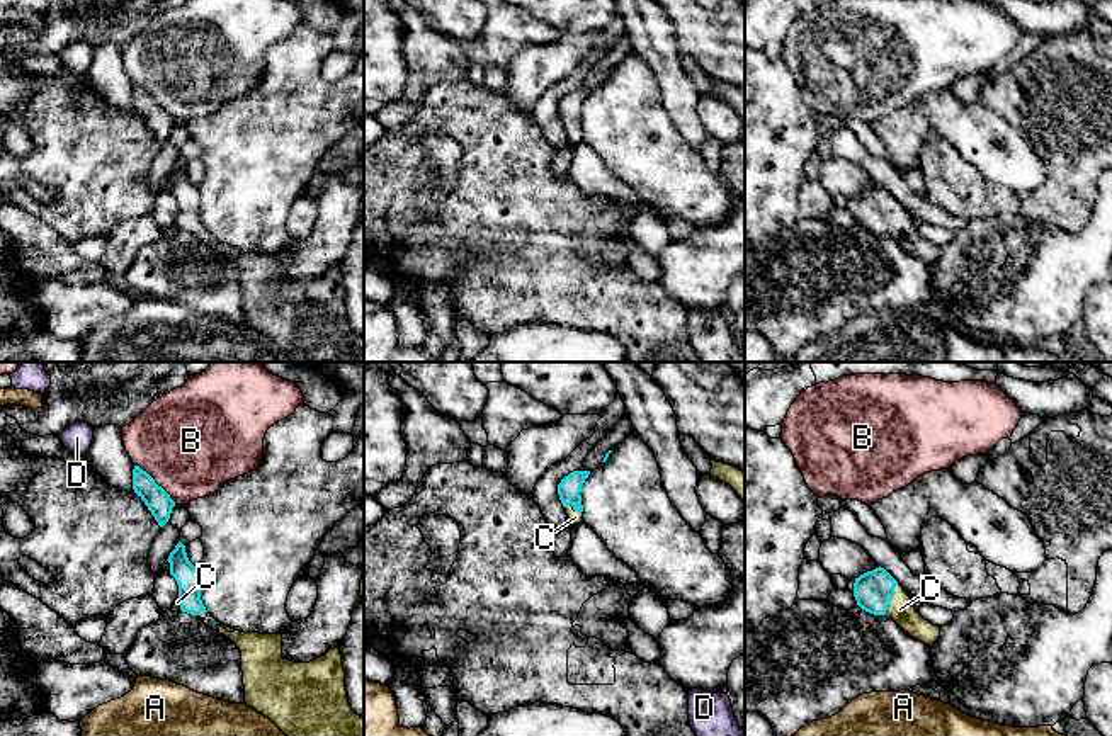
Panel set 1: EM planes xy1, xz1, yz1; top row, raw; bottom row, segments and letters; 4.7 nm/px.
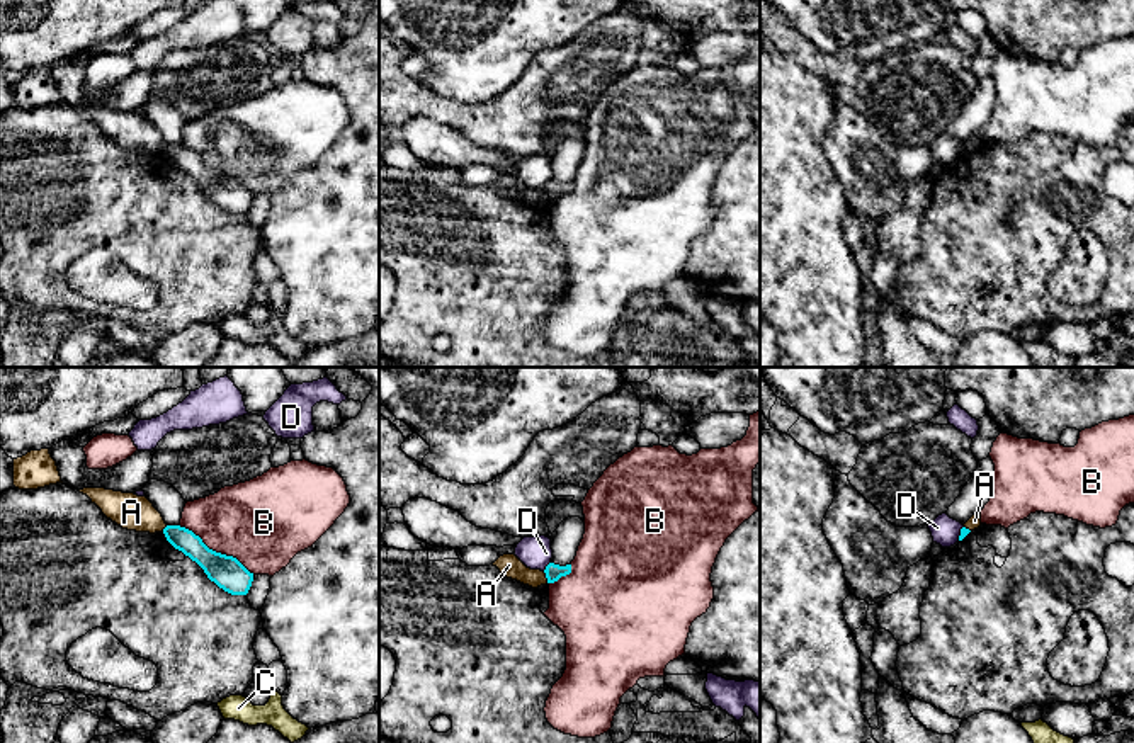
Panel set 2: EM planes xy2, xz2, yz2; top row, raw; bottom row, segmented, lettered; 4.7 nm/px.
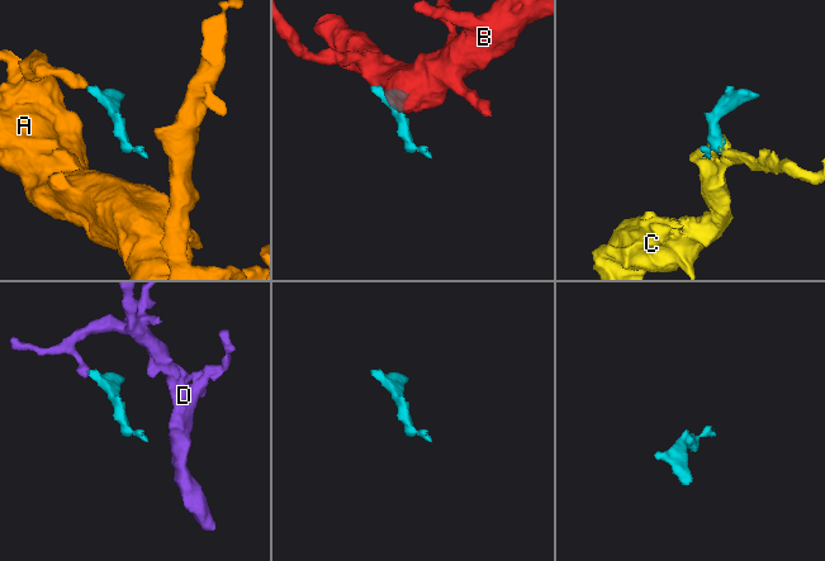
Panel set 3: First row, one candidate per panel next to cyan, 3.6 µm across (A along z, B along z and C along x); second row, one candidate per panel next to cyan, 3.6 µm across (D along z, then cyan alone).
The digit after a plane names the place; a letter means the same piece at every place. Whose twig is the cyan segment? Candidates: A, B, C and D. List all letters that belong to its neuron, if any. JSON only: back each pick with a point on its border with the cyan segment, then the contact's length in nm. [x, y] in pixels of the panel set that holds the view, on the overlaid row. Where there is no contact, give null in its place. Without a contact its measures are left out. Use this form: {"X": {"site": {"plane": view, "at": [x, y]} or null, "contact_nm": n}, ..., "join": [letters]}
{"C": {"site": {"plane": "yz1", "at": [891, 599]}, "contact_nm": 170}, "join": ["C"]}

